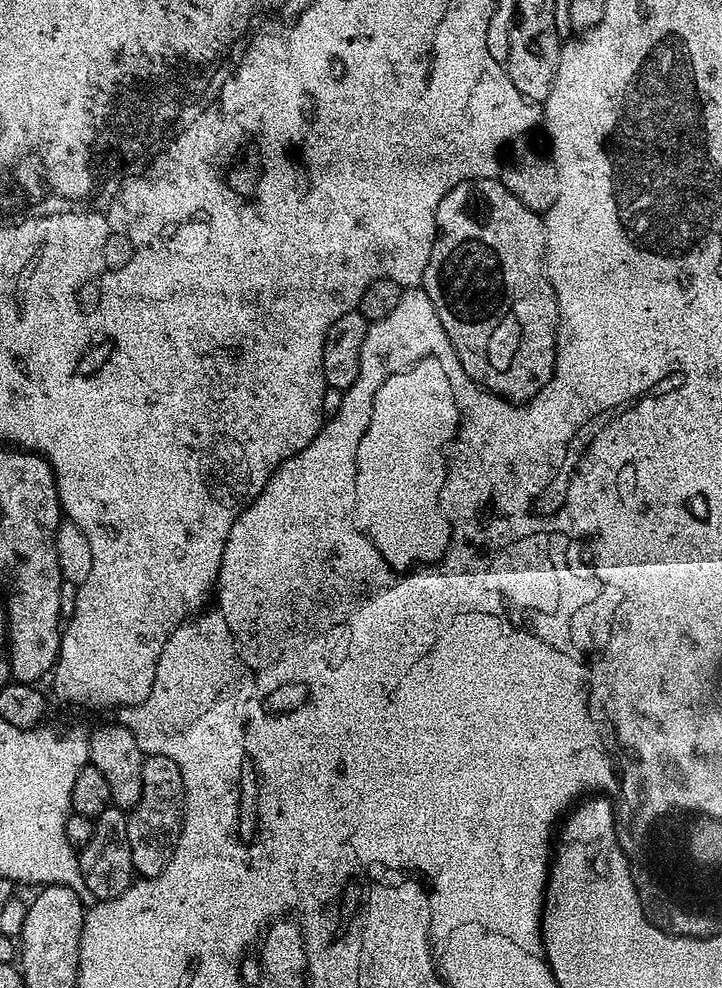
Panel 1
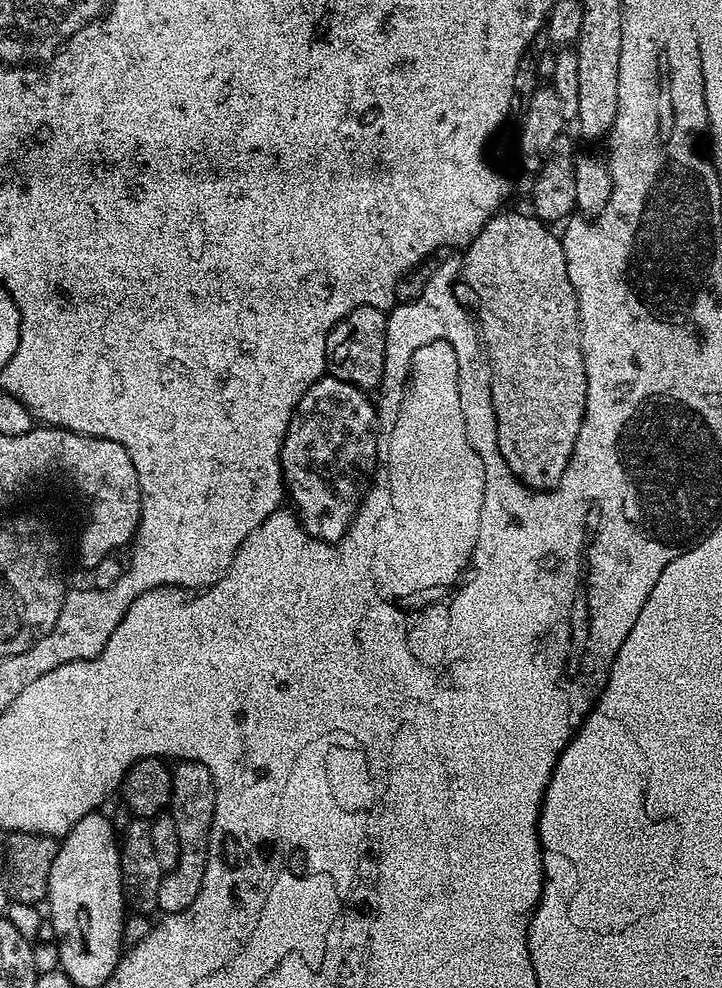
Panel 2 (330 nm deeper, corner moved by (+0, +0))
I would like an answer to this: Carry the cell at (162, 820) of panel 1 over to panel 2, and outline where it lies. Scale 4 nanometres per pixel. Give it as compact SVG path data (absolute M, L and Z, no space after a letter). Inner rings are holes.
M182 760L172 768L170 815L174 818L174 826L178 826L178 862L161 875L156 903L161 913L186 910L190 902L198 898L198 890L202 890L202 878L206 878L208 843L214 822L214 798L217 794L210 770L206 770L206 766L196 760Z

